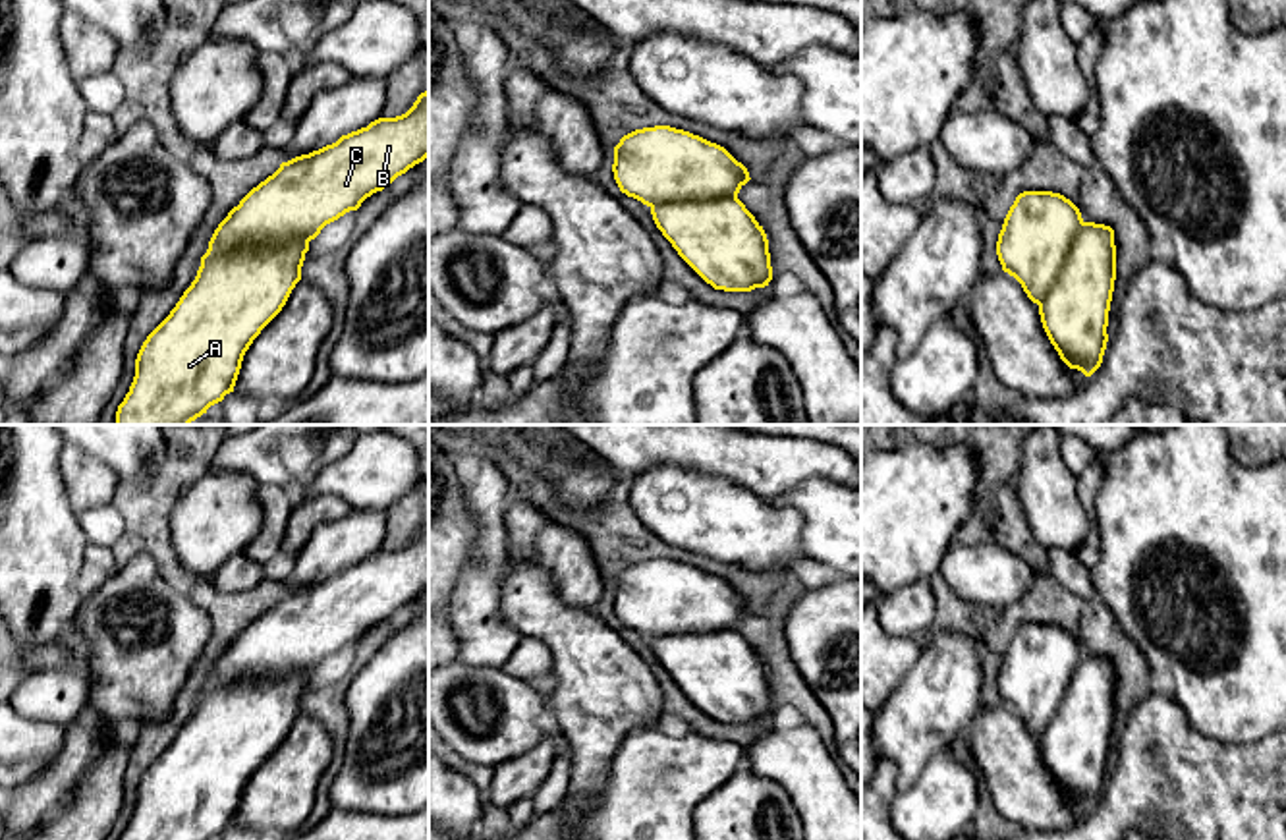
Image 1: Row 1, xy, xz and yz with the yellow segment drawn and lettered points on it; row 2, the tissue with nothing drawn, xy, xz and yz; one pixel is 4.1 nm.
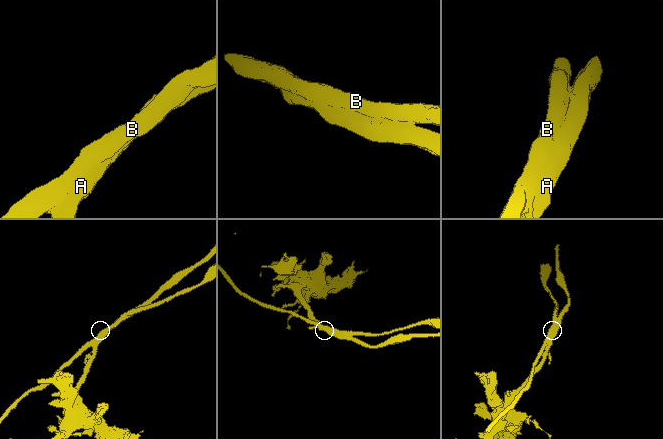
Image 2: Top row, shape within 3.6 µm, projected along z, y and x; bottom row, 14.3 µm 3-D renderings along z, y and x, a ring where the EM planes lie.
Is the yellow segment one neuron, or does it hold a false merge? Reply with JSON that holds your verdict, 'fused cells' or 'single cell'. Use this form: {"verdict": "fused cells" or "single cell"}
{"verdict": "fused cells"}

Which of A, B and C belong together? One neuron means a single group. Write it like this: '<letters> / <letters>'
A / B C

